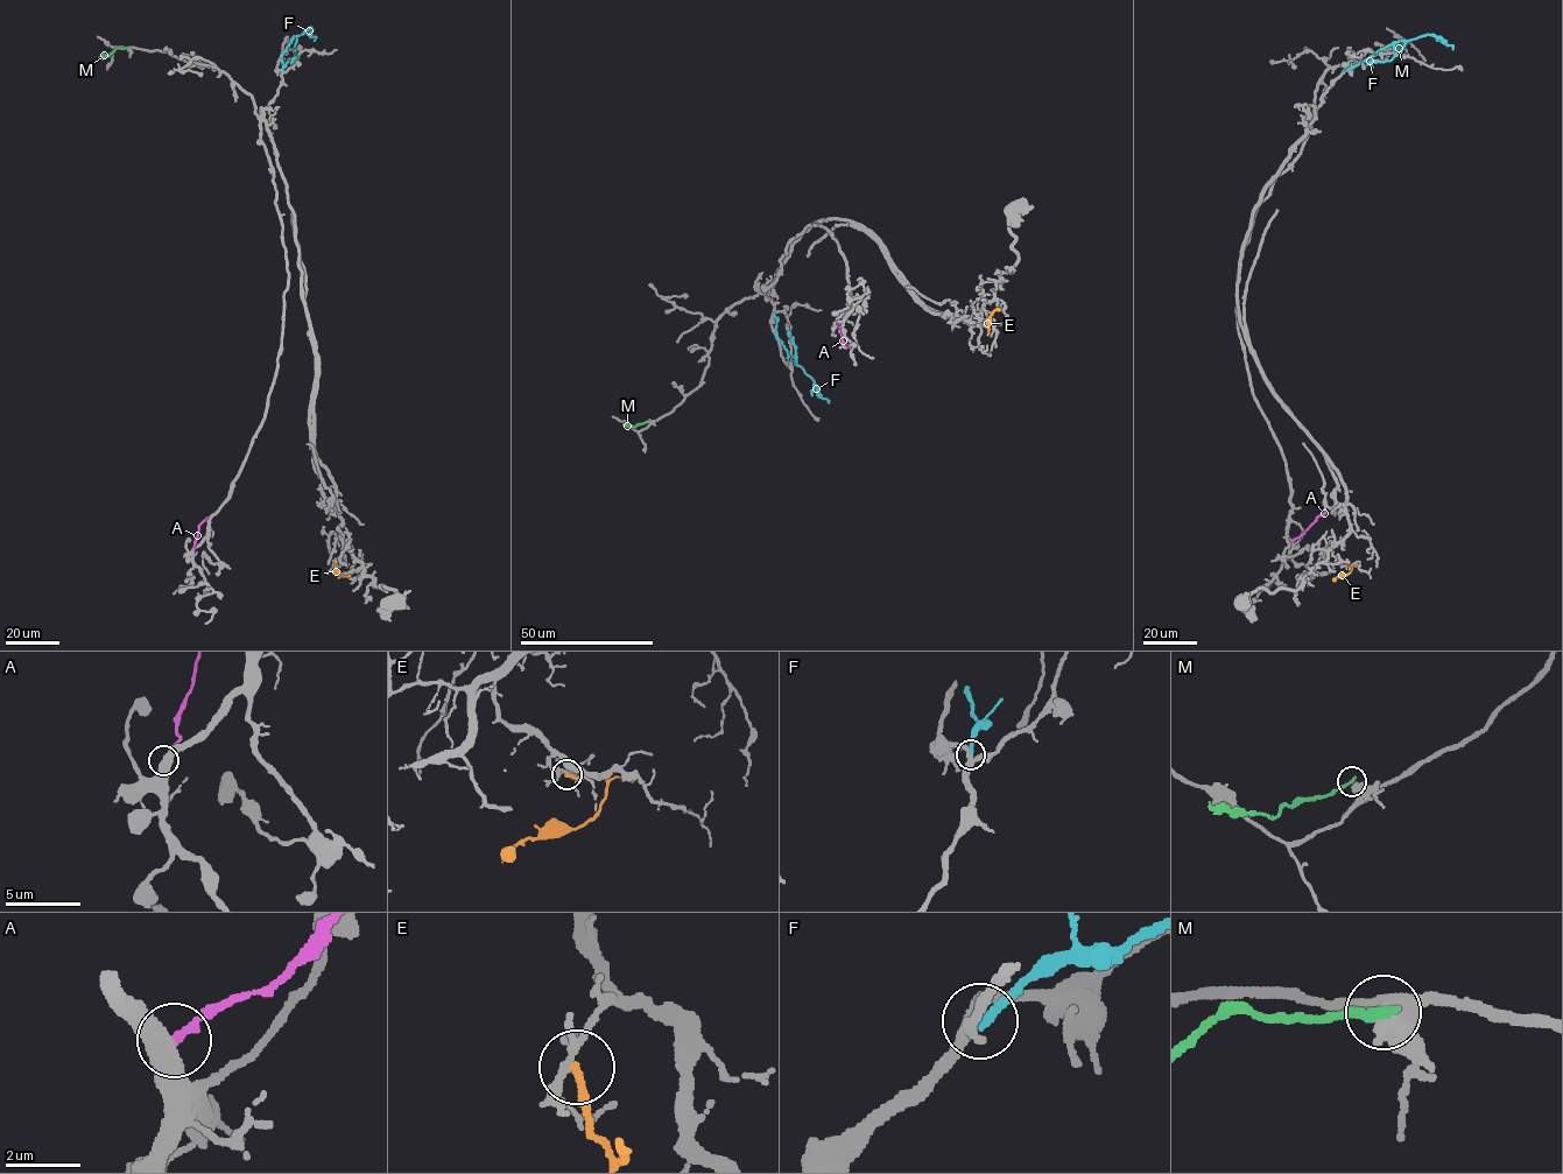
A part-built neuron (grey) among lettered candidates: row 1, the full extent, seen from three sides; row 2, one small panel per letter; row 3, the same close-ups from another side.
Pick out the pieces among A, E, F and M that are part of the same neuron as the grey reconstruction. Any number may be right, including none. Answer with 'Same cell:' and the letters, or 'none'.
Same cell: none

